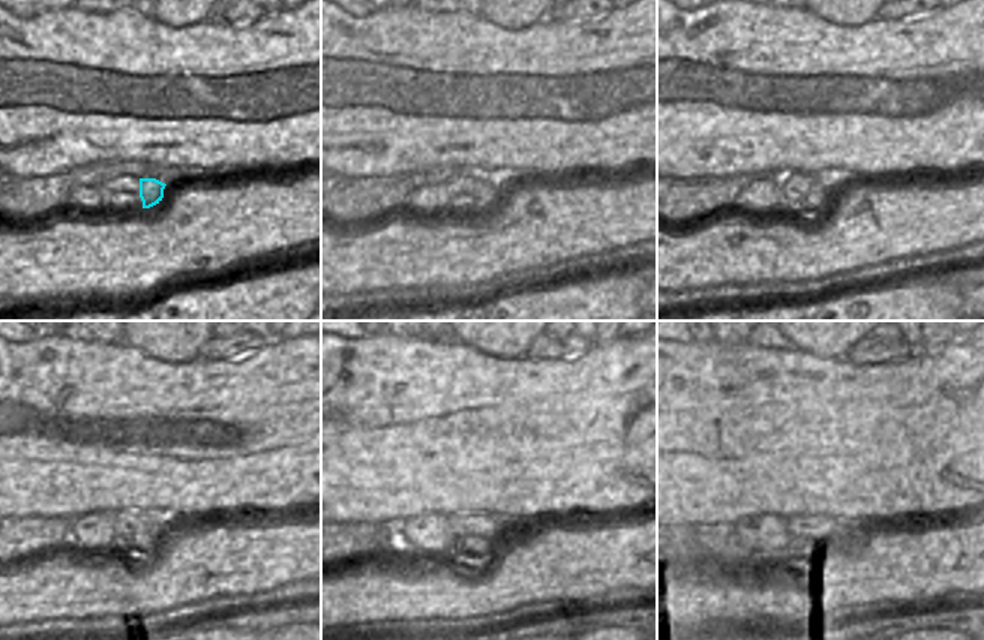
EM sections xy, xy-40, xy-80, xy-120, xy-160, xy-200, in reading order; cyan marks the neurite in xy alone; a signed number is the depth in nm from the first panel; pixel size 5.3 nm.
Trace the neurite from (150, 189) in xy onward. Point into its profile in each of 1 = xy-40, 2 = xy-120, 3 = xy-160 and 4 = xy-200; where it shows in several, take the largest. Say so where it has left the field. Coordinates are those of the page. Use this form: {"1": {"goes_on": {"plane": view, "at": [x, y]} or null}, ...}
{"1": {"goes_on": {"plane": "xy-40", "at": [485, 195]}}, "2": {"goes_on": {"plane": "xy-120", "at": [140, 541]}}, "3": {"goes_on": {"plane": "xy-160", "at": [471, 543]}}, "4": {"goes_on": {"plane": "xy-200", "at": [797, 547]}}}

